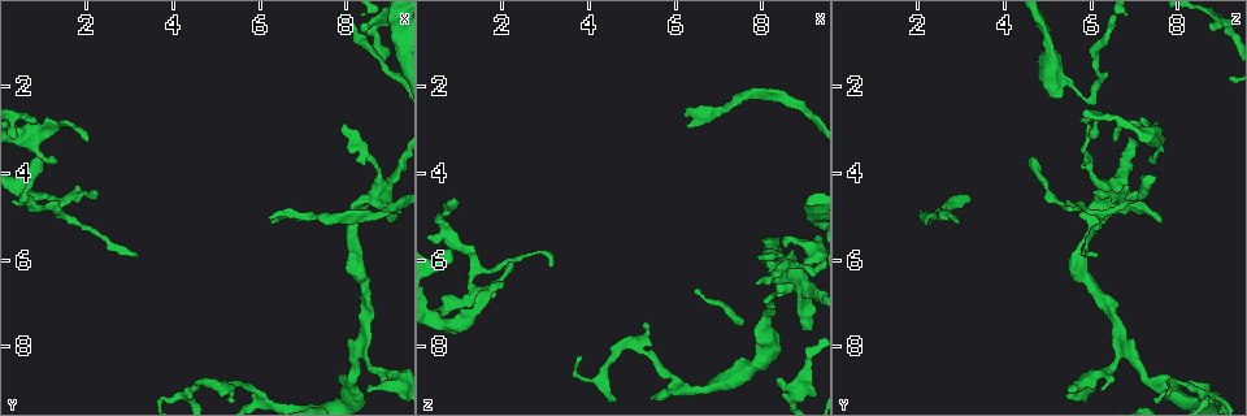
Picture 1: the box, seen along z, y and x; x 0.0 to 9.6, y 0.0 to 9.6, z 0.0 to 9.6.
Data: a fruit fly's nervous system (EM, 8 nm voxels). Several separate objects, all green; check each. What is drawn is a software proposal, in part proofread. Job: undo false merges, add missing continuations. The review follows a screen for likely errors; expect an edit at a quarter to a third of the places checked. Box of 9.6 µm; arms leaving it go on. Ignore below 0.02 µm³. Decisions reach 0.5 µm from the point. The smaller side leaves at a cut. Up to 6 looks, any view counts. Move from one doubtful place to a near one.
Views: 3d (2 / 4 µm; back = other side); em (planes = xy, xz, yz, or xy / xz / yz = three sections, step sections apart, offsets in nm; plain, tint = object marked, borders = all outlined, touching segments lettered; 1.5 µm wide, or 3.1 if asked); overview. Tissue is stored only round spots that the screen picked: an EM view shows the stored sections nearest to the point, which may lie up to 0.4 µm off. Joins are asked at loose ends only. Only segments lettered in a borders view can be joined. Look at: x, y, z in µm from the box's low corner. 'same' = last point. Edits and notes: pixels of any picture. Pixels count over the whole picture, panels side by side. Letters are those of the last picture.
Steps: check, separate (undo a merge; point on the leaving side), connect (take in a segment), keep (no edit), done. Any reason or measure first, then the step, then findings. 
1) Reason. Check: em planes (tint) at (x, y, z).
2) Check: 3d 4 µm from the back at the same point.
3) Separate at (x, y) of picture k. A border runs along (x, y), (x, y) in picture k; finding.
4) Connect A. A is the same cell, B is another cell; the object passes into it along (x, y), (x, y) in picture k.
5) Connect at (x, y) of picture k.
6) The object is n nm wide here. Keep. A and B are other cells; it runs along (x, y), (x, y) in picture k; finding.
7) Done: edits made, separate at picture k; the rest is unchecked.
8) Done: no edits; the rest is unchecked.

Three arms meet. Check: 3d 4 µm from the back at (8.25, 8.25, 6.95).

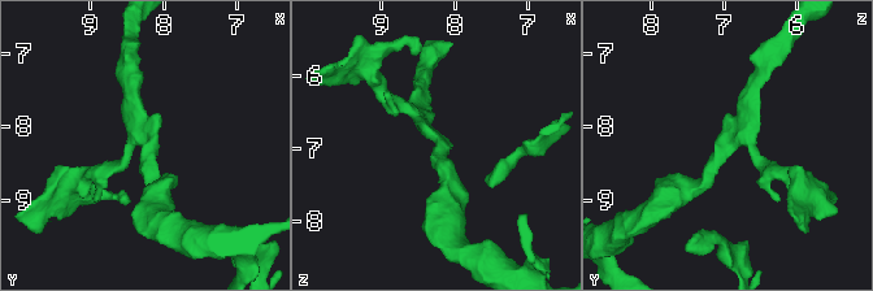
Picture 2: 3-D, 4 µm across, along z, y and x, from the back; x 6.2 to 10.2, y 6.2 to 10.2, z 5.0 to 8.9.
3 arms meet here. Check: em planes (tint) at (8.15, 8.25, 6.95).

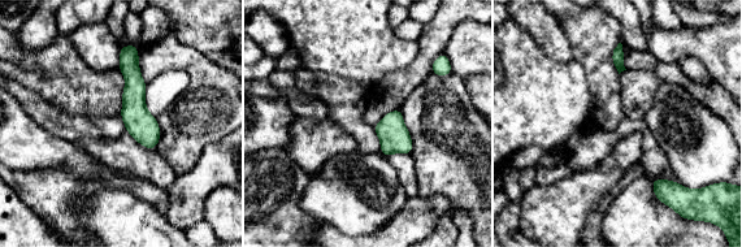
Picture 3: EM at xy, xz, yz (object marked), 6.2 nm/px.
See the neighbours. Check: em planes (borders) at the same point.

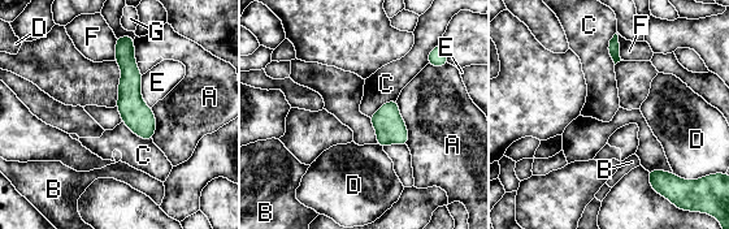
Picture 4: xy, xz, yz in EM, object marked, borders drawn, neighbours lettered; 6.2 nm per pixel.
Keep. A, B, C, D, E, F and G are other cells; a border runs along (616, 33), (608, 47), (615, 64) in picture 4; all the same neuron.

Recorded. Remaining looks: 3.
Abrupt turn. Check: em planes (borders) at (5.20, 8.85, 8.10).

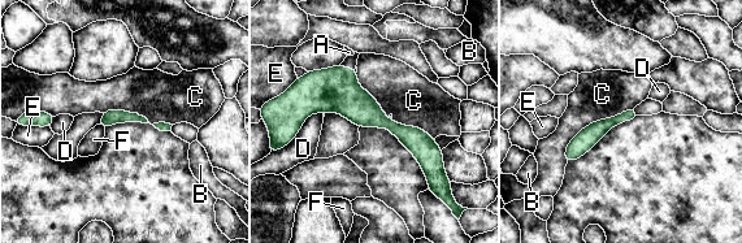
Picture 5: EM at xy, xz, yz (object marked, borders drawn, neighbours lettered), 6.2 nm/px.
Keep. A, B, C, D, E and F are other cells; one neuron here.

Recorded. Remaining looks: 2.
Thin end. Check: em xy step 8 (tint) at (7.90, 2.90, 5.95).

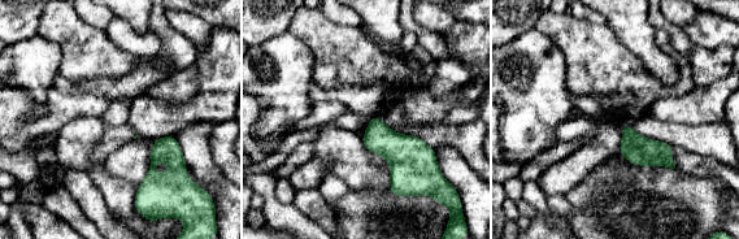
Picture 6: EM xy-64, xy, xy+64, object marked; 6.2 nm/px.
Cut it another way. Check: em planes (borders) at the same point.

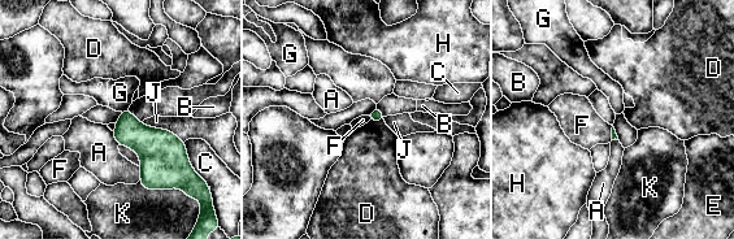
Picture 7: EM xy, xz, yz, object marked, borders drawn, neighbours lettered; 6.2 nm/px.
Keep. A, B, C, D, E, F, G, H, J and K are other cells; no lettered segment goes on from it.

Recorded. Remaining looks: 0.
Done: no edits; the rest is unchecked.

